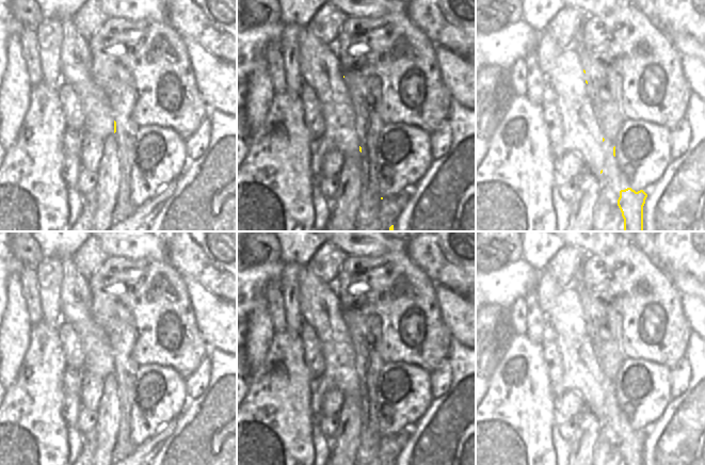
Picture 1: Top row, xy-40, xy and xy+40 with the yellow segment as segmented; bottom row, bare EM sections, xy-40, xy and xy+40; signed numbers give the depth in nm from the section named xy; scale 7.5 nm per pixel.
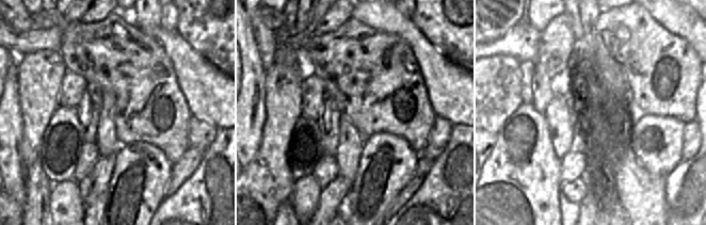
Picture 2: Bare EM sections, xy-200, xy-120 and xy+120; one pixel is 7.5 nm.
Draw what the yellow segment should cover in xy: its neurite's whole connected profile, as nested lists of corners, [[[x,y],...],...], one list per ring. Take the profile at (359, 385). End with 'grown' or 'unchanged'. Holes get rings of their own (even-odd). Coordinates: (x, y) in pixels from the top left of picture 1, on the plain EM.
[[[305,264],[300,272],[299,300],[302,319],[315,330],[321,342],[321,351],[325,362],[325,370],[319,378],[317,391],[324,395],[329,389],[337,388],[343,397],[355,400],[359,406],[359,418],[362,419],[362,386],[355,369],[355,350],[345,322],[338,295],[313,272],[308,264]]] | grown

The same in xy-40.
[[[74,258],[61,260],[61,322],[68,322],[82,342],[84,368],[105,380],[116,371],[116,360],[110,340],[91,315],[91,289],[74,263]]] | grown

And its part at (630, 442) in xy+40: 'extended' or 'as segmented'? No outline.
as segmented

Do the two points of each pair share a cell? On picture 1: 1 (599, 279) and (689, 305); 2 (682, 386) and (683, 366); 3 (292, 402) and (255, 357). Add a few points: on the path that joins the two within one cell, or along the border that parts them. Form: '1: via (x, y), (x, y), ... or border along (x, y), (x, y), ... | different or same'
1: border along (681, 294), (681, 307), (690, 326) | different
2: via (682, 381), (683, 371) | same
3: border along (272, 341), (263, 361), (247, 379) | different

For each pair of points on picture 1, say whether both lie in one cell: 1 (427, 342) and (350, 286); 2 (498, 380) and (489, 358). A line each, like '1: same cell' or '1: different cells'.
1: same cell
2: different cells

